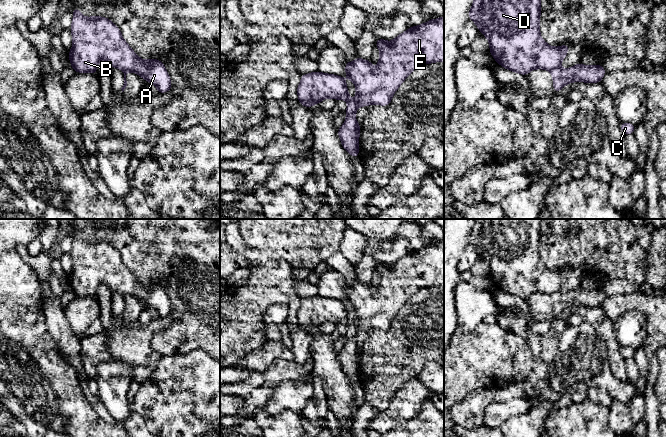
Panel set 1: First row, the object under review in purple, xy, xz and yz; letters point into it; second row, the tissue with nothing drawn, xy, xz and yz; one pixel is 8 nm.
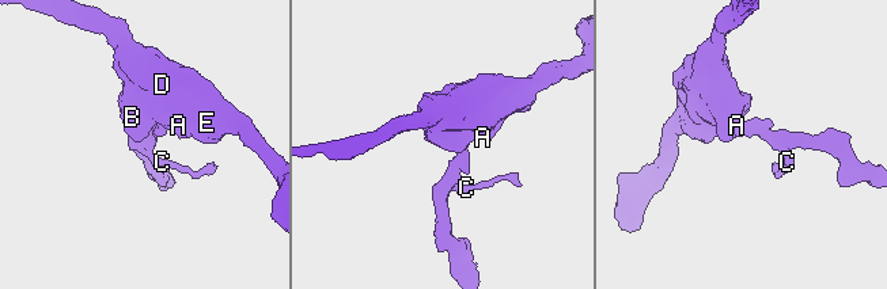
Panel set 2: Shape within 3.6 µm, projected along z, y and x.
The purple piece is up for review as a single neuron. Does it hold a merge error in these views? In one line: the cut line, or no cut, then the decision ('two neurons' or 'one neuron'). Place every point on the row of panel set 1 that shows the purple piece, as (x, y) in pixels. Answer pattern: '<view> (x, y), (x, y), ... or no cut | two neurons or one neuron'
xz (347, 102), (353, 101), (358, 106) | two neurons

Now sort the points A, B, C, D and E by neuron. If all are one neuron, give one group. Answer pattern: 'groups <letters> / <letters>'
groups A B D E / C

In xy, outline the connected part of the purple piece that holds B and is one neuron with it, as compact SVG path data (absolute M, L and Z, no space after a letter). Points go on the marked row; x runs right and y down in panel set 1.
M75 7L70 31L73 45L69 51L69 60L75 72L97 74L99 62L105 60L112 69L119 68L122 71L129 70L138 74L147 82L154 84L158 93L166 93L171 90L171 78L163 62L159 59L142 60L124 40L120 29L108 18L102 16L87 18L81 14L79 8Z

